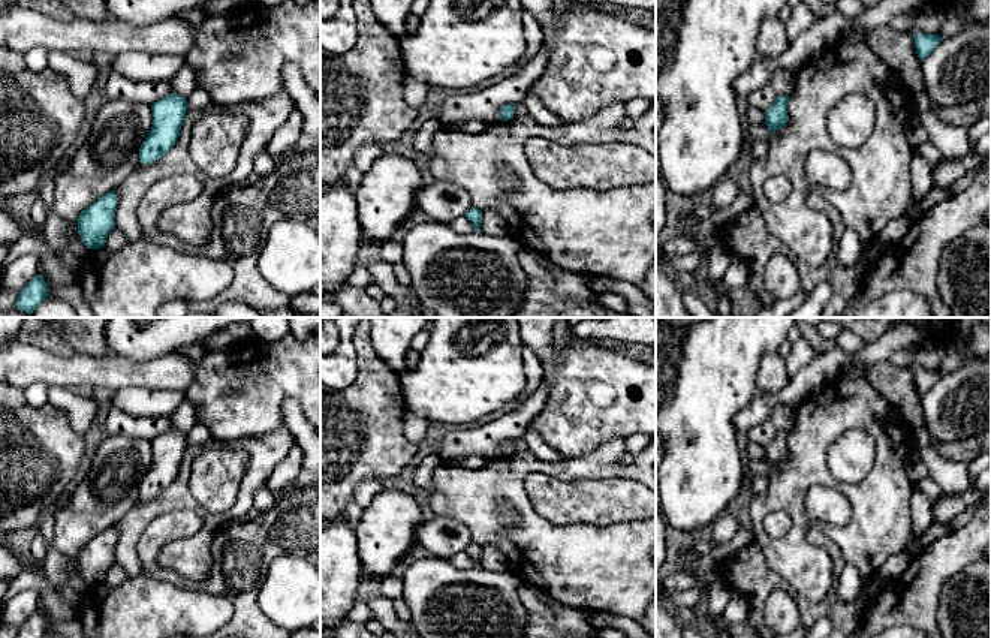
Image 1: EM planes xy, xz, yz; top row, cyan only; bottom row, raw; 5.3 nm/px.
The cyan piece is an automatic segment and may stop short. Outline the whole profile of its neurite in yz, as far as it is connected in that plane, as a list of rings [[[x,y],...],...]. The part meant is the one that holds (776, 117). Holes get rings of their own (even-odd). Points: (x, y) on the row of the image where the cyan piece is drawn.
[[[777,96],[772,106],[765,111],[765,123],[769,133],[780,130],[789,121],[787,102],[789,96]]]

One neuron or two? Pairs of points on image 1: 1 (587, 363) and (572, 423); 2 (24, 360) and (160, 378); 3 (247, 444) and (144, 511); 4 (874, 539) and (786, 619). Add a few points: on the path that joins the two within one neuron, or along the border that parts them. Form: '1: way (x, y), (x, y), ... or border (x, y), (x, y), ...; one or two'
1: way (587, 378), (586, 408); one
2: way (59, 372), (126, 373); one
3: way (250, 482), (228, 517), (183, 503); one
4: border (783, 584), (792, 593); two

